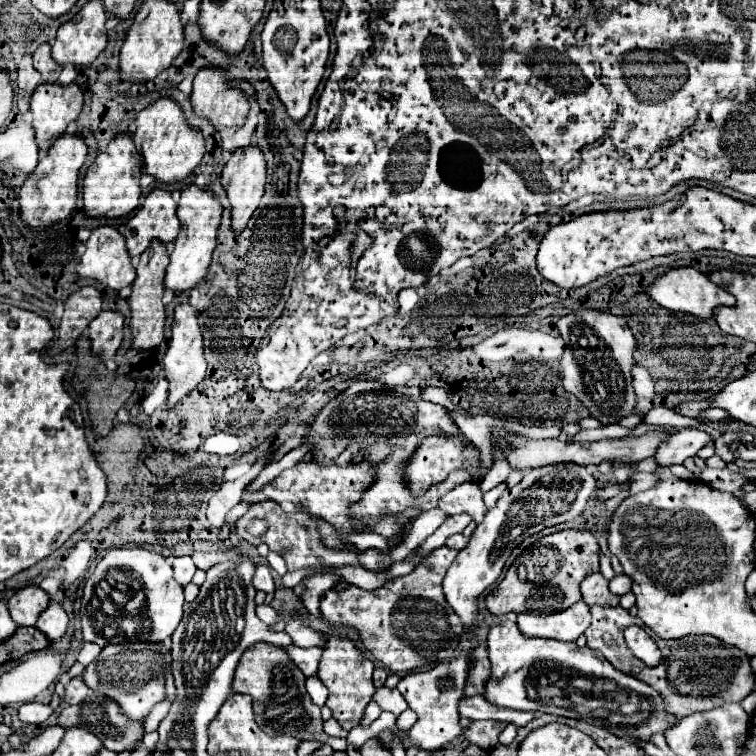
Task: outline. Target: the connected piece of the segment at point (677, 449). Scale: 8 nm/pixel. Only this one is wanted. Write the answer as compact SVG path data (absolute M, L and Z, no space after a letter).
M679 429L671 435L661 447L657 447L657 453L653 455L657 465L679 465L687 457L693 457L711 437L705 431L699 429Z

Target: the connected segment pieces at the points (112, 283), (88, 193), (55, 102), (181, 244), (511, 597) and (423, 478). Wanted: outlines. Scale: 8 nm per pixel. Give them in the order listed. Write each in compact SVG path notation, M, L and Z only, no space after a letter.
M97 227L85 247L87 249L75 269L79 279L95 279L113 291L121 291L135 281L135 269L125 239L115 227Z
M117 135L105 151L101 151L95 163L89 167L83 179L83 211L91 219L119 219L139 207L141 187L141 155L137 153L131 135Z
M43 83L35 89L35 93L31 95L31 113L33 113L33 129L35 129L35 139L41 151L47 151L55 139L59 139L67 125L71 121L77 119L77 115L83 109L83 91L79 89L79 85L57 85L57 83Z
M195 185L185 187L181 193L181 201L177 207L177 219L181 223L181 231L175 239L175 247L171 251L171 263L167 265L165 275L165 289L173 293L183 293L187 289L193 289L197 283L201 283L207 275L207 267L211 263L211 253L215 249L215 235L221 221L223 207L213 197L213 191L199 189Z
M565 529L553 535L543 537L529 549L525 549L515 563L507 569L503 581L487 595L487 609L495 615L509 611L515 613L557 613L573 603L581 601L579 585L581 581L599 571L599 545L593 533Z
M433 435L425 437L423 443L419 443L417 451L409 457L409 463L405 465L405 485L413 489L413 495L423 495L431 485L441 483L447 479L447 475L455 469L469 471L471 481L479 481L479 467L481 467L481 453L479 447L473 443L463 443L459 437L443 437Z

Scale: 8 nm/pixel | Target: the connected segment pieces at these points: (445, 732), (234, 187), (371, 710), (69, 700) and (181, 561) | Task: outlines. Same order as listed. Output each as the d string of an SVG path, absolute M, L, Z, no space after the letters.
M461 655L455 661L447 661L447 663L433 667L431 671L425 673L425 677L421 677L423 673L419 671L419 673L411 673L399 681L399 685L397 685L399 693L405 697L409 707L417 713L417 723L409 729L409 735L407 735L407 739L411 743L419 745L425 751L437 753L463 733L463 729L459 725L457 707L463 697L463 687L469 677L469 669L471 669L471 655Z
M247 147L247 149L235 151L231 155L229 163L223 167L221 185L225 187L227 199L231 203L231 227L233 227L235 235L239 235L247 227L251 215L259 207L259 201L261 201L261 197L265 193L265 179L267 179L265 157L263 157L263 153L257 147Z
M371 701L369 705L367 705L367 709L365 709L365 715L363 715L363 721L361 721L361 725L363 727L367 727L367 725L371 725L377 717L381 715L381 707L375 703L375 701Z
M79 675L79 677L73 677L73 679L65 685L65 703L67 703L67 705L77 705L77 703L81 703L81 701L87 697L87 691L89 691L89 687L85 685L83 677L81 677L81 675Z
M189 555L175 557L173 569L175 569L175 581L179 581L181 585L187 585L193 579L193 573L197 571L197 567Z

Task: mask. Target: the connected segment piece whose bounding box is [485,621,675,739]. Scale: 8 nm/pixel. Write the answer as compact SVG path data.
M513 621L491 627L486 642L492 674L485 685L485 699L497 707L571 717L609 729L613 735L637 739L649 739L651 733L665 733L675 725L675 717L667 715L655 689L617 671L603 655L587 647L527 637Z

